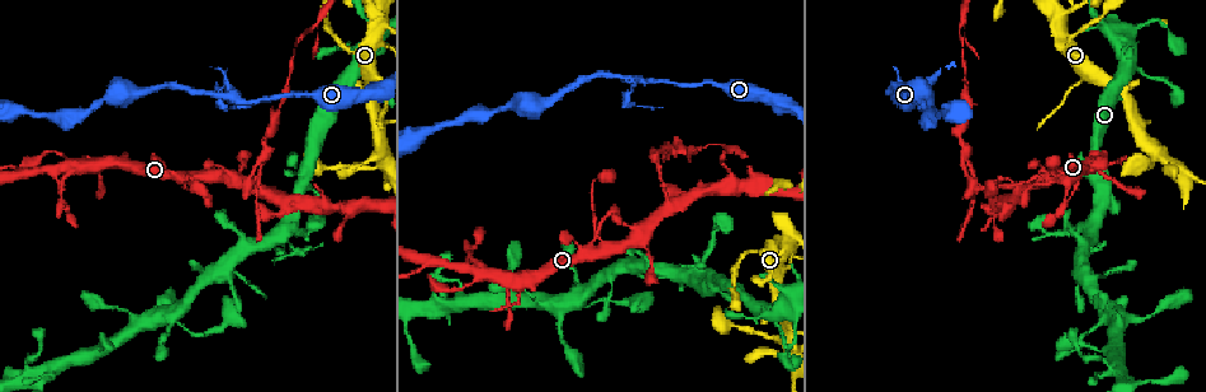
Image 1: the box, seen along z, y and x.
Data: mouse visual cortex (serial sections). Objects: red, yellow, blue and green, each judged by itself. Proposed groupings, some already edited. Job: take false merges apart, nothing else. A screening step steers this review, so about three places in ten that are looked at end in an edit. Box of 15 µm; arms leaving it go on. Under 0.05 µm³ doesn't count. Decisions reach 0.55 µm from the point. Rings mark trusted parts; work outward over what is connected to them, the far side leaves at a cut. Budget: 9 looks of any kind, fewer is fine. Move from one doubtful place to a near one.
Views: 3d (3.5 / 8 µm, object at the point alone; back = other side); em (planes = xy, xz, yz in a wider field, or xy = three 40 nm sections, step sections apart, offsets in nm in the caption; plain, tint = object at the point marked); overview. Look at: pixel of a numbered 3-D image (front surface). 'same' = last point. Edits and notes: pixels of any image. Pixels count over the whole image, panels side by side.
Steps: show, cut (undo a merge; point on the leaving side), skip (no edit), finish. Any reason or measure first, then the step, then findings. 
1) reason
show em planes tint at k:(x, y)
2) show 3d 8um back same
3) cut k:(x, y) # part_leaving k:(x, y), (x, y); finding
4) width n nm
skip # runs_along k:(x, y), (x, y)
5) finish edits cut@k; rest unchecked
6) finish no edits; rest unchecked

calibre changes
show 3d 3.5um at 1:(1082, 77)

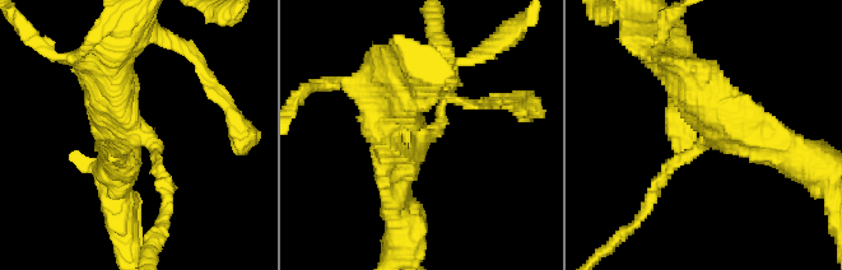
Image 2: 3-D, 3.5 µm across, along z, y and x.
show em xy step 1 tint at 2:(144, 135)

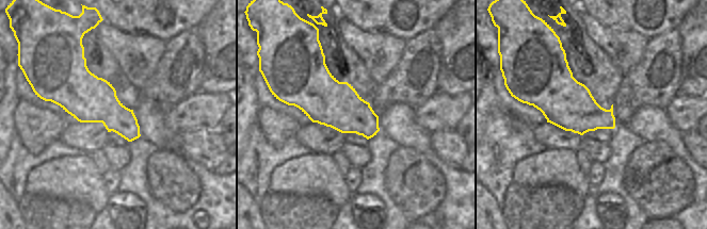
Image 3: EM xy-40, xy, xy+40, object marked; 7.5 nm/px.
cut 2:(168, 198) # two cells meet here

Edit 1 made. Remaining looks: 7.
show overview

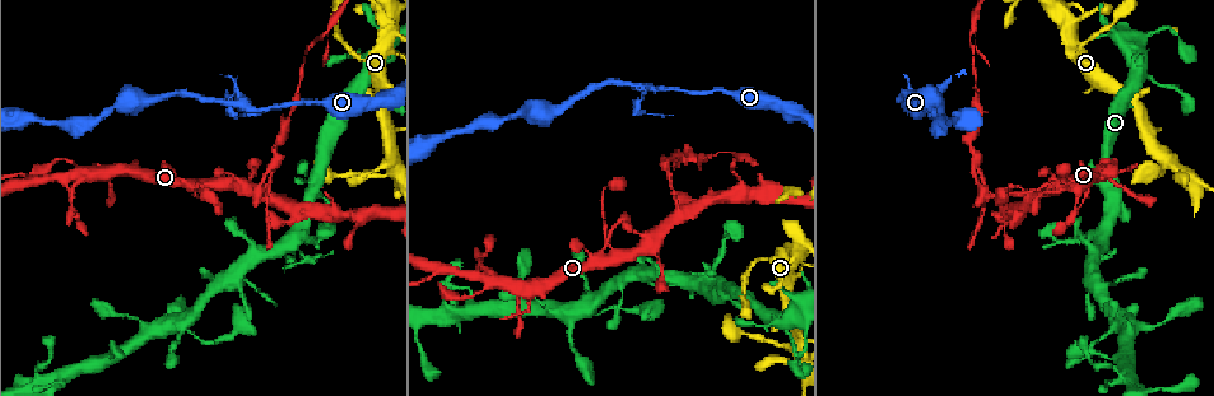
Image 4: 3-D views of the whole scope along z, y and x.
abrupt turn
show 3d 8um back at 4:(321, 234)

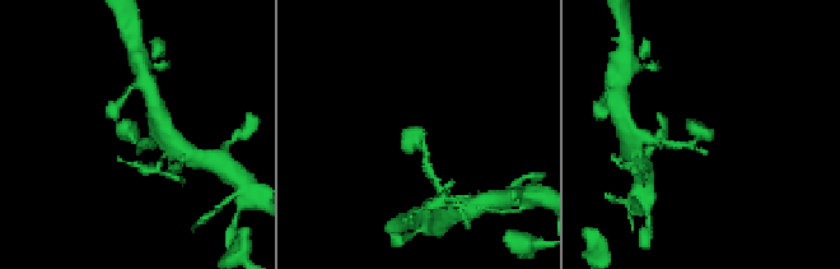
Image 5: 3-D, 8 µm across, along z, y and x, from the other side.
shape alone is not enough
show em xy step 5 tint at 5:(696, 135)

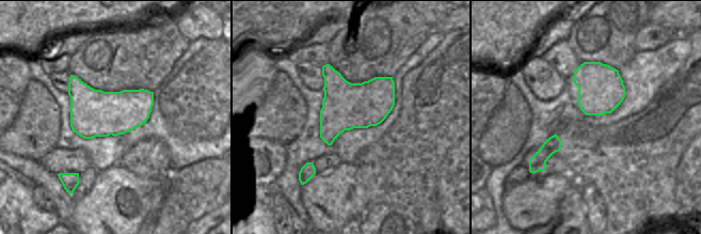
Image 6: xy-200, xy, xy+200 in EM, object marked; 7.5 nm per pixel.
skip # one cell here

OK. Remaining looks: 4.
three-way junction
show 3d 8um at 4:(238, 282)

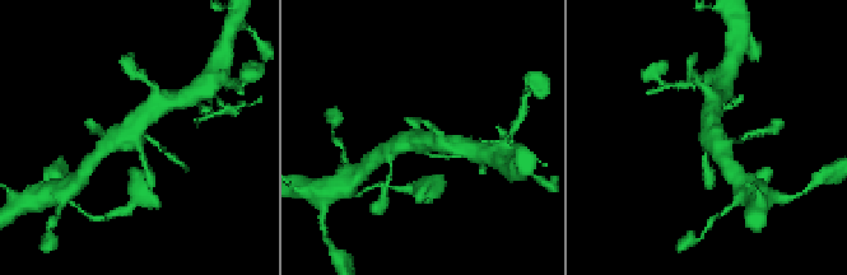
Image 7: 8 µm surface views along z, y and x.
show em xy step 1 tint at 7:(139, 139)

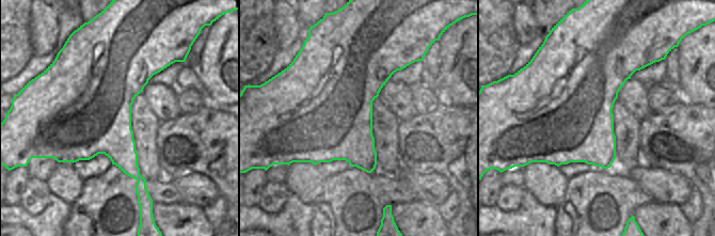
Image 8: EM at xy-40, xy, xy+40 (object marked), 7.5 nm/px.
width 700 nm
skip # runs_along 7:(154, 106), (126, 135), (98, 154); continuous, no second cell

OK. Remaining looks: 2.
three arms meet
show 3d 3.5um at 4:(647, 86)

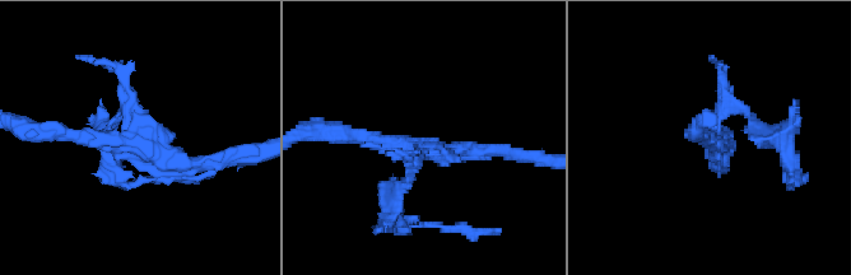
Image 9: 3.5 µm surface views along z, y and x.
arms 3; arm_widths 150, 200, 200 nm
show em xy step 1 tint at 9:(719, 143)

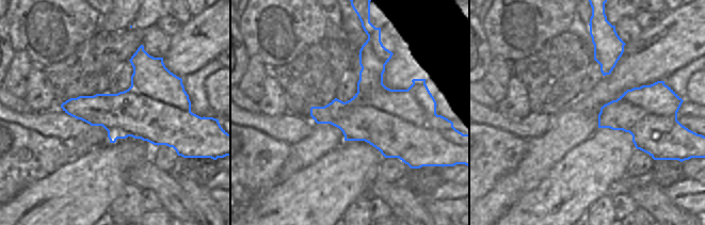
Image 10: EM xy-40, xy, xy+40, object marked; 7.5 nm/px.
skip # runs_along 9:(222, 158), (57, 131); all the same cell

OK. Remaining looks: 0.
finish edits cut@2; rest unchecked

